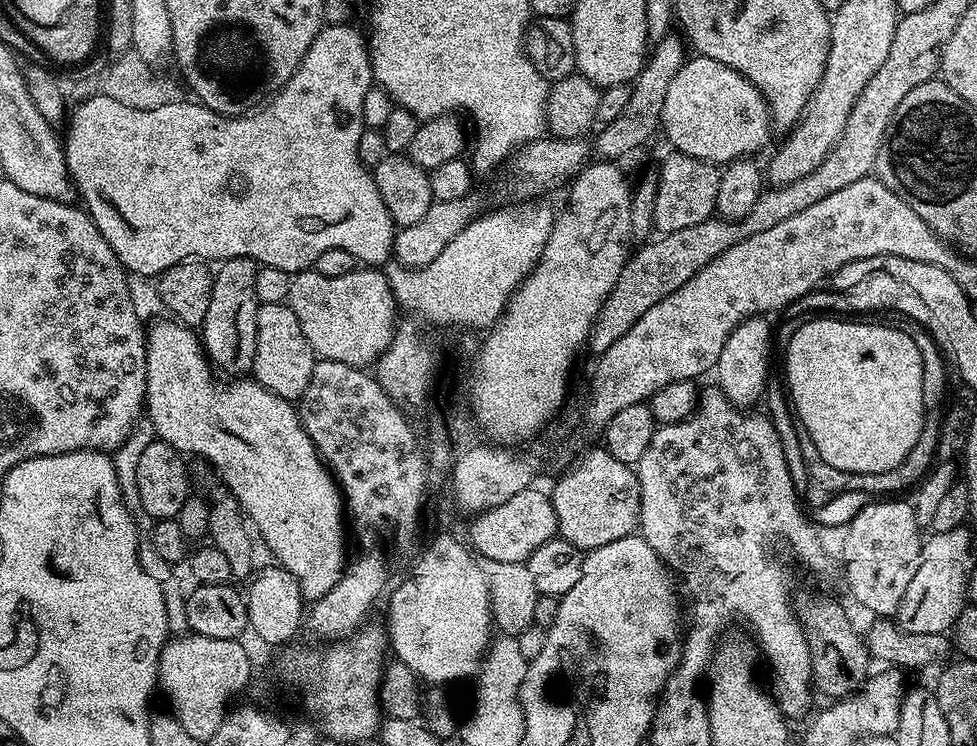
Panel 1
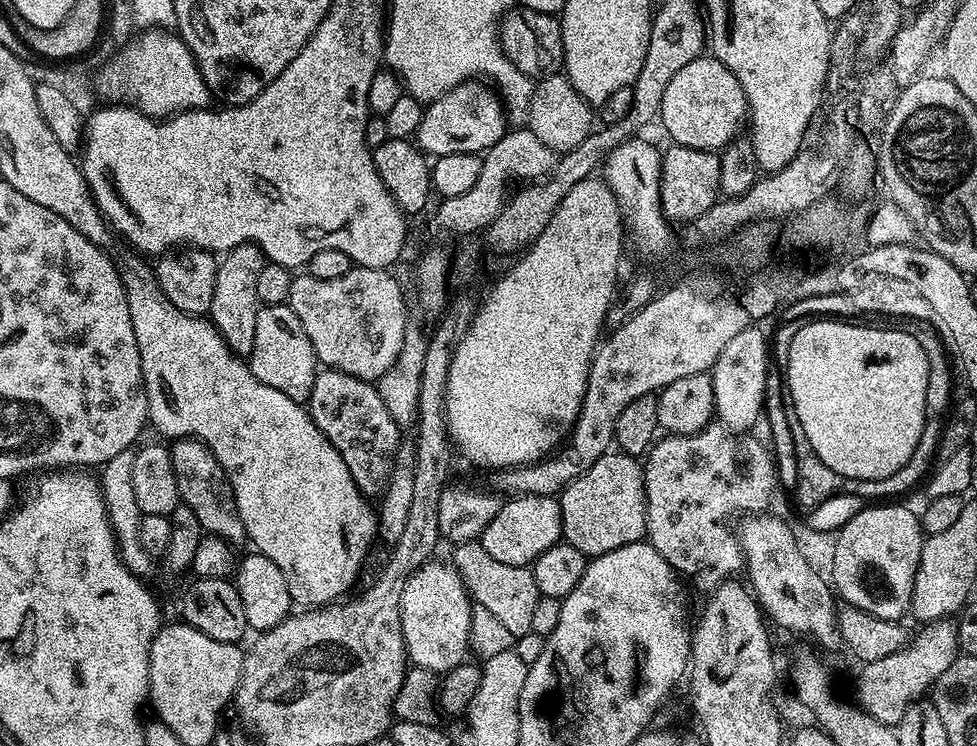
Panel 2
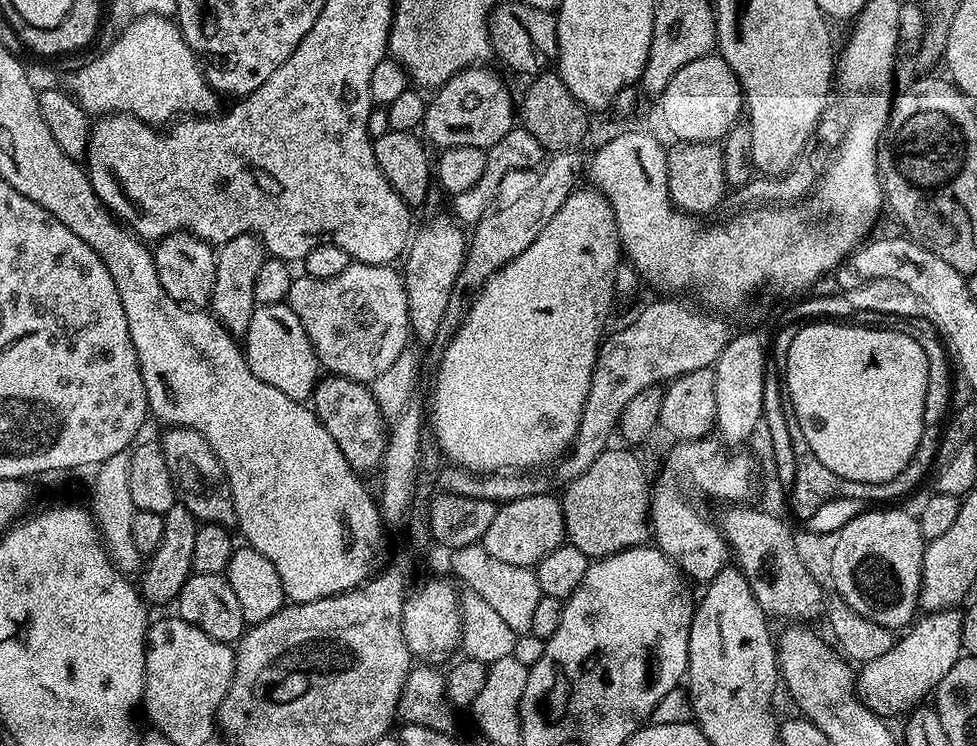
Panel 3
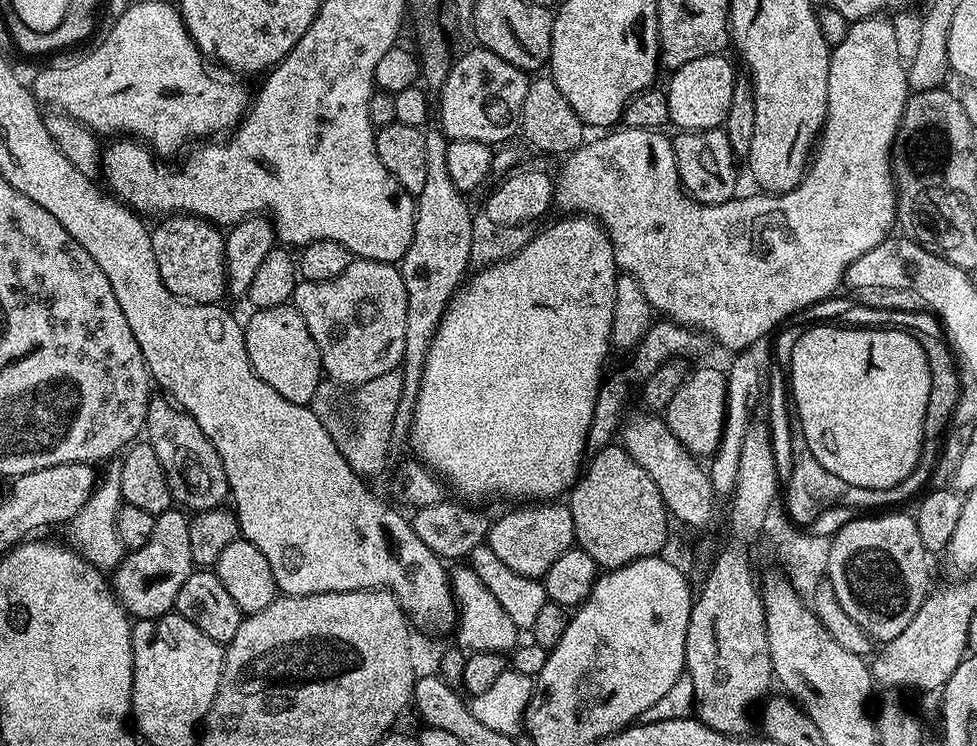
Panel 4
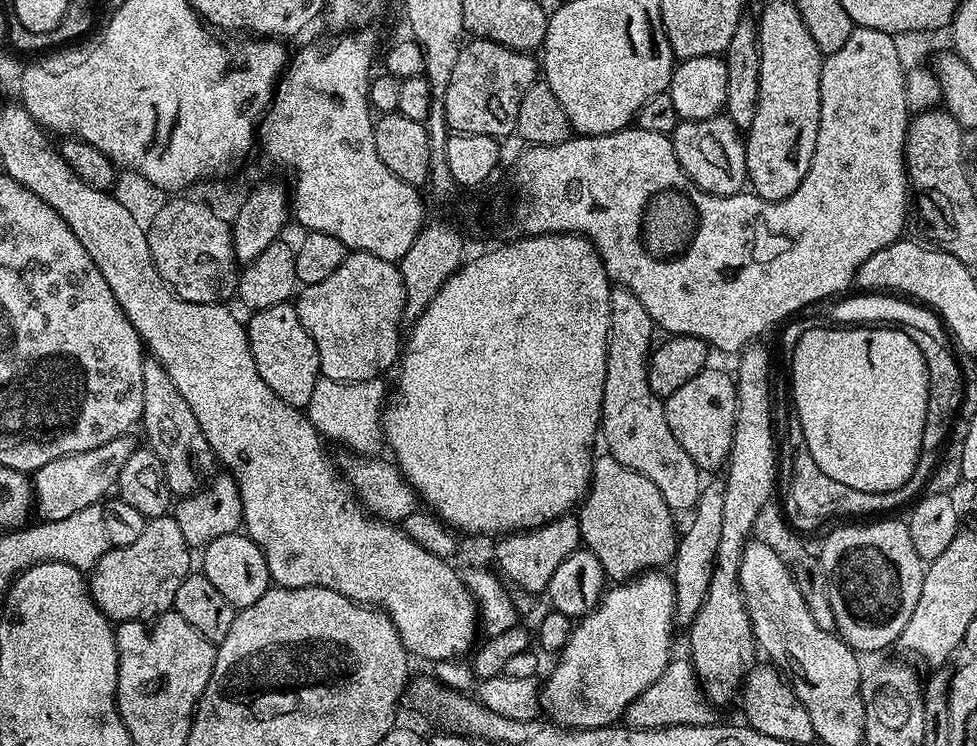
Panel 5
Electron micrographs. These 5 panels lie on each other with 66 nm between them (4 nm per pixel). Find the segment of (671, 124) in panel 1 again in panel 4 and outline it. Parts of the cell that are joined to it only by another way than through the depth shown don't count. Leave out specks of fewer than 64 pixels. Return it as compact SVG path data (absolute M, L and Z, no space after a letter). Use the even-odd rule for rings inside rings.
M724 54L694 58L694 62L686 62L686 66L675 69L671 73L672 81L666 85L668 105L670 106L669 121L677 129L686 132L701 132L723 125L726 110L730 110L730 98L734 98L734 82L738 75L732 69L730 61Z

